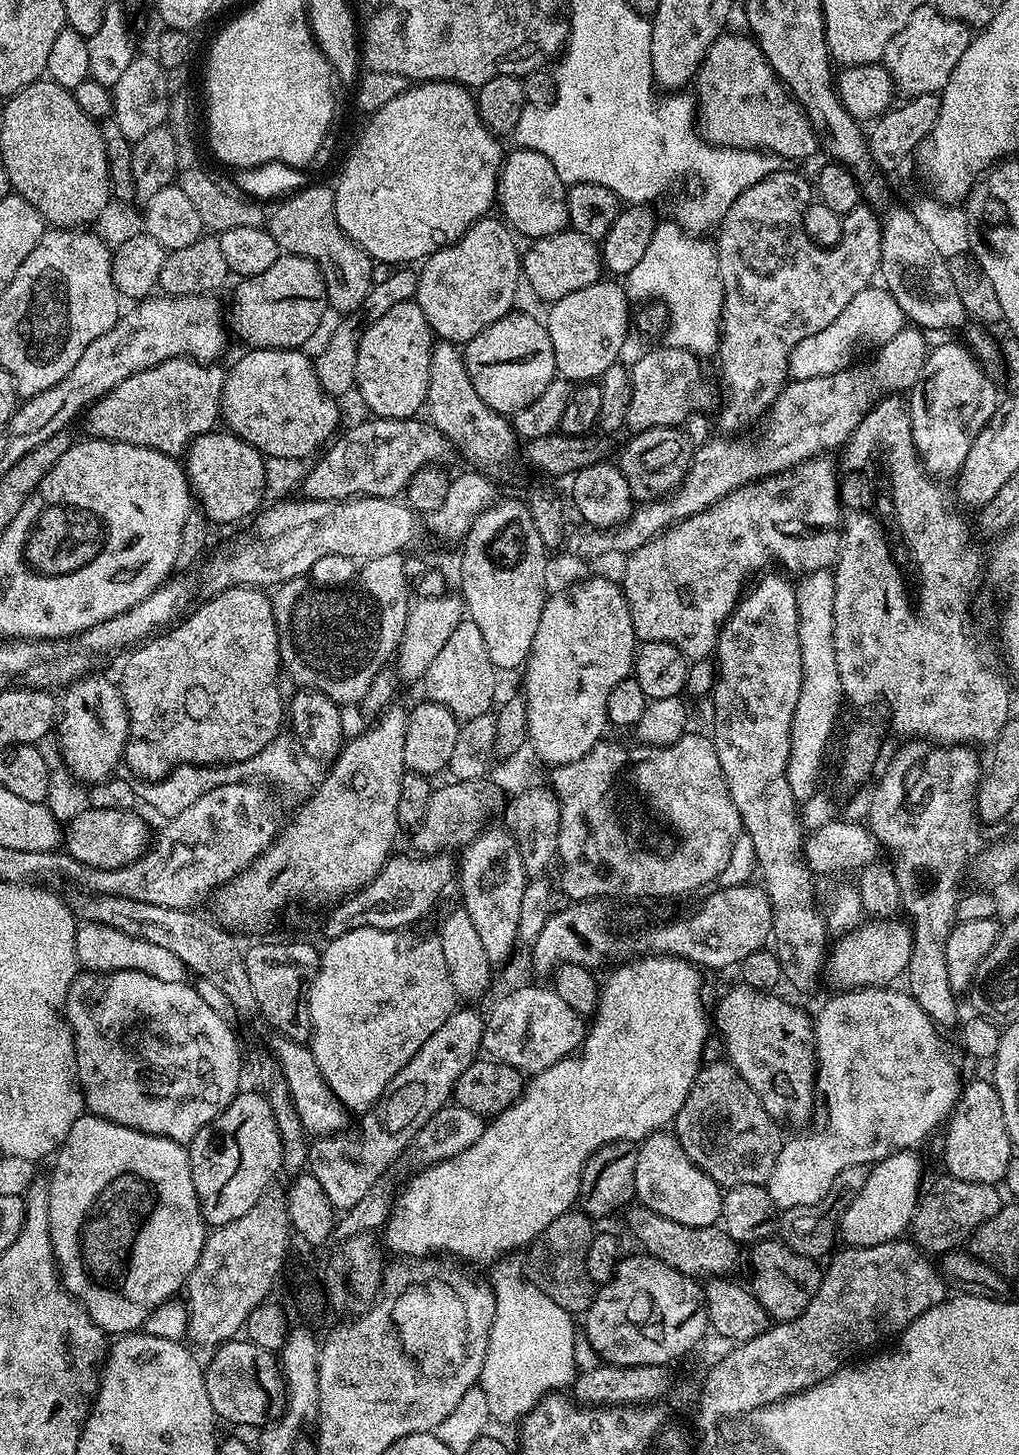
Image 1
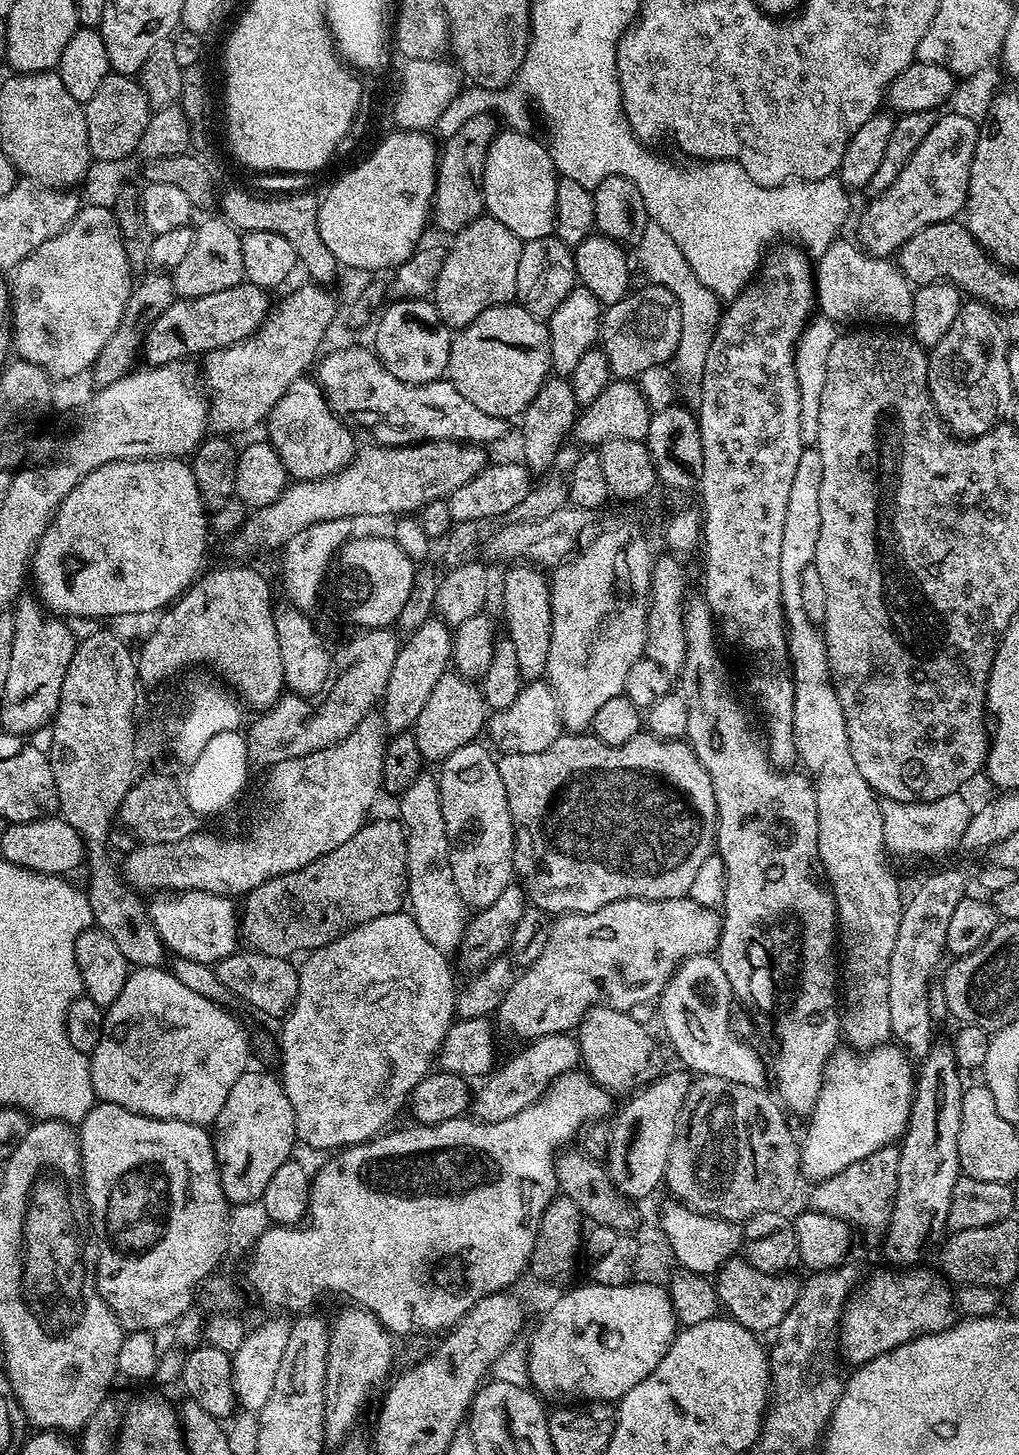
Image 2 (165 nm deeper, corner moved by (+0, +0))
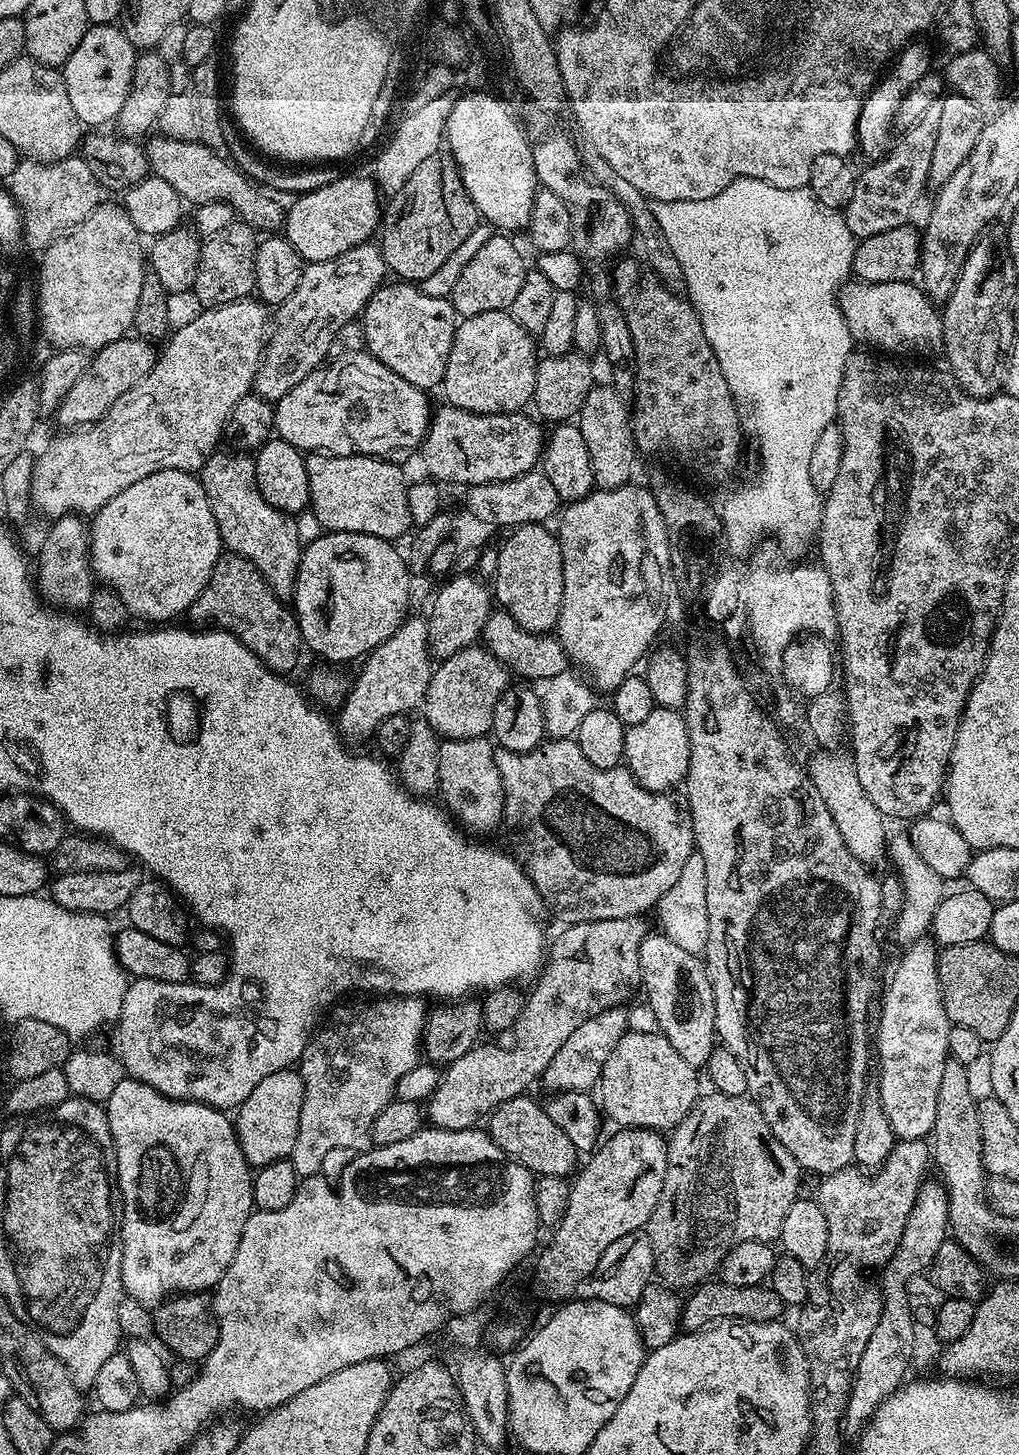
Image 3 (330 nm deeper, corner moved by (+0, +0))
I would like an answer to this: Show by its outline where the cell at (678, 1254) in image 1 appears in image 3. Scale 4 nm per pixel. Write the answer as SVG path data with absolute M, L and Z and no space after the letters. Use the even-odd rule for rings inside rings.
M528 1094L515 1096L488 1113L486 1117L488 1136L511 1160L517 1160L537 1177L571 1177L578 1168L578 1160L576 1164L578 1149L574 1146L574 1142L570 1142L570 1138L566 1138L566 1134L562 1134L562 1129L554 1123L554 1118L546 1114L544 1104L540 1102L535 1104L530 1097Z

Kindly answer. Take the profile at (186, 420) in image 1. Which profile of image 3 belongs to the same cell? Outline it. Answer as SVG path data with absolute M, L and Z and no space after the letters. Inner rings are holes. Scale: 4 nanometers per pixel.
M376 242L354 246L354 250L346 250L346 254L338 254L338 258L330 258L317 264L308 264L294 294L290 294L290 298L286 298L284 303L275 309L274 327L266 341L264 355L256 371L255 395L273 402L280 400L286 394L290 394L290 390L294 390L294 386L298 386L298 382L302 382L302 378L306 378L306 374L321 367L329 359L328 351L331 350L336 335L355 316L357 319L363 313L365 306L368 305L368 299L380 289L385 280L384 253L380 251L380 245Z

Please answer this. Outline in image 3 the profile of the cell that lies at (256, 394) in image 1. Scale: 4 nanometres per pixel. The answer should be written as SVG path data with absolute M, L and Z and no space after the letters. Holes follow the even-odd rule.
M323 452L311 453L306 459L306 470L310 478L310 512L316 515L316 520L321 524L321 529L329 532L361 532L362 534L370 534L377 536L383 540L390 540L393 542L399 541L399 536L407 537L410 529L413 527L412 519L410 518L410 506L408 505L408 484L404 480L404 472L399 463L391 460L380 460L376 456L329 456Z

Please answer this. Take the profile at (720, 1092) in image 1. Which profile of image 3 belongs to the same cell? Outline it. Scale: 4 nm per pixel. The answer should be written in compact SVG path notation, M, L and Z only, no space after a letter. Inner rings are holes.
M718 1091L711 1095L701 1095L690 1114L682 1118L677 1128L671 1129L666 1140L668 1161L662 1194L646 1225L650 1246L654 1250L655 1275L663 1287L673 1290L695 1290L711 1281L728 1249L736 1244L775 1241L782 1230L782 1222L786 1222L786 1210L790 1210L798 1198L799 1192L796 1191L800 1188L800 1165L790 1150L778 1142L755 1099L747 1095L728 1096Z

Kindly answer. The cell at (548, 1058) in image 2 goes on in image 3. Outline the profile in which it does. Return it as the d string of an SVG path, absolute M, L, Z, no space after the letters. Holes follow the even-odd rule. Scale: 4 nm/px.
M617 1006L608 1008L594 1018L587 1019L578 1026L570 1038L562 1044L560 1050L552 1059L550 1066L541 1076L541 1085L545 1085L550 1092L591 1091L600 1081L602 1066L605 1065L606 1058L614 1050L628 1029L628 1011L625 1007Z

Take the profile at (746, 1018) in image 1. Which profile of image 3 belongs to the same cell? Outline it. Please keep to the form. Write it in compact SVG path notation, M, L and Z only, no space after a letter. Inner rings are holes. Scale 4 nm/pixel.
M663 934L645 935L642 946L638 950L638 966L640 967L640 984L646 995L650 1010L658 1018L660 1032L690 1062L690 1066L700 1070L708 1063L716 1035L716 1007L714 1006L714 990L708 977L707 967L701 957L686 954L682 946L670 942Z

